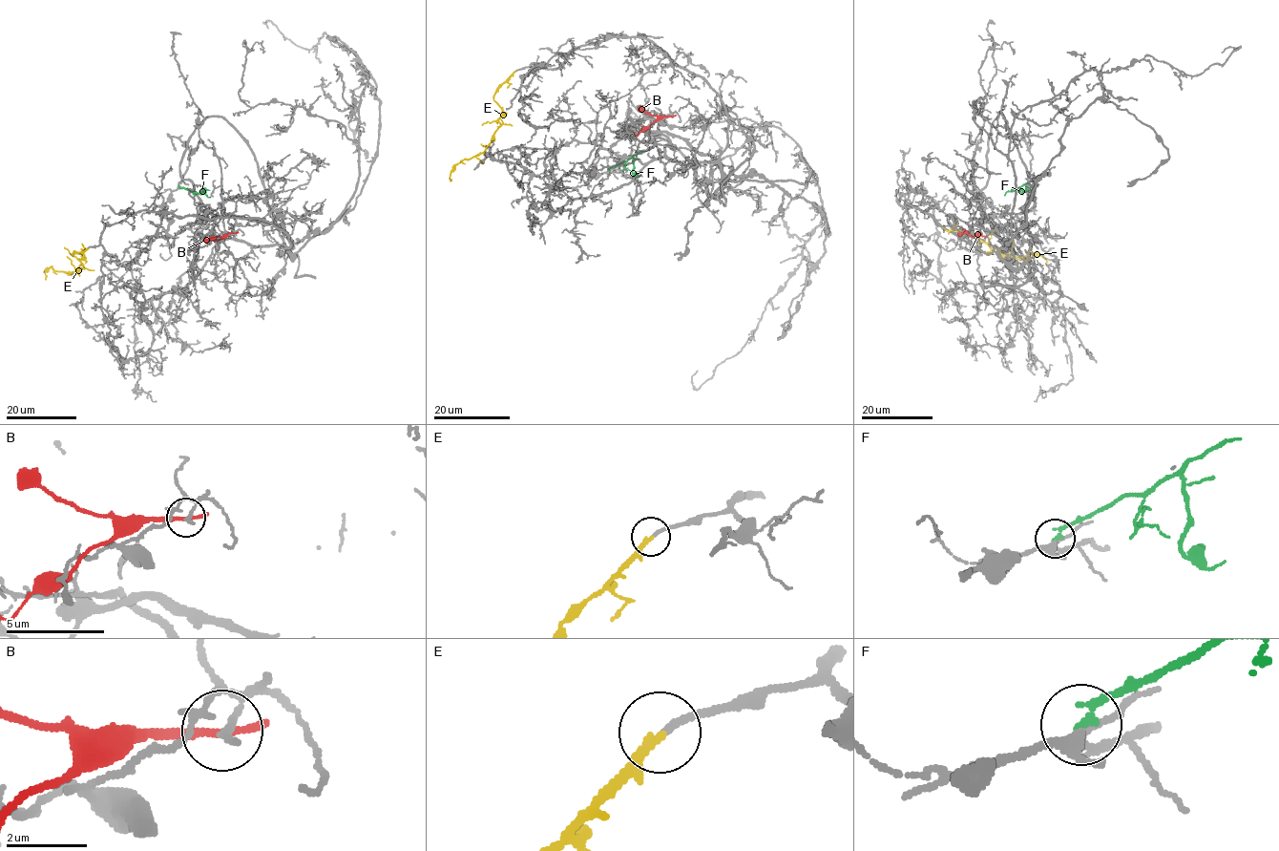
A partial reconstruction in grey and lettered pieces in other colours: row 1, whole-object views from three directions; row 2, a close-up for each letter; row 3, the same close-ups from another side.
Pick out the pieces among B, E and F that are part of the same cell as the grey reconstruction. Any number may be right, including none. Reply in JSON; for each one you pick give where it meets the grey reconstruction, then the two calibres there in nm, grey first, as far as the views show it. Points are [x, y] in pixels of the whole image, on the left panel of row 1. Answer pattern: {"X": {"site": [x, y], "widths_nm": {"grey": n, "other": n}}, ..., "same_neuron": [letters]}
{"E": {"site": [87, 248], "widths_nm": {"grey": 180, "other": 240}}, "same_neuron": ["E"]}

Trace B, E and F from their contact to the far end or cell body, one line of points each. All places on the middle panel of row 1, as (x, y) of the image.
B: (671, 116), (662, 116), (637, 136), (633, 132)
E: (514, 72), (493, 98), (502, 114), (490, 145), (457, 163), (450, 180)
F: (608, 171), (631, 159), (632, 173), (640, 175)

